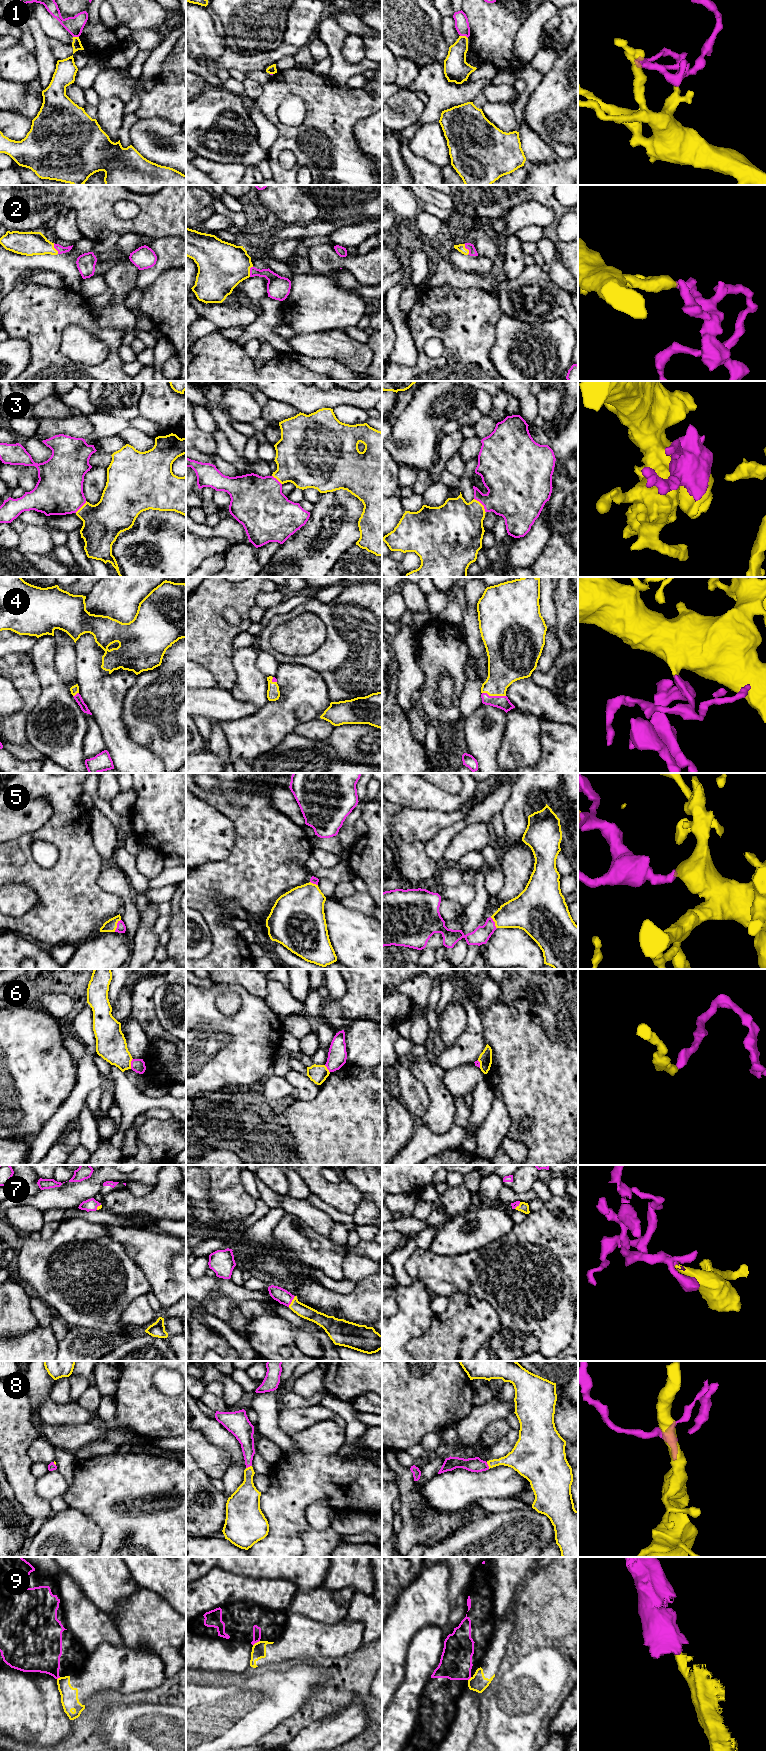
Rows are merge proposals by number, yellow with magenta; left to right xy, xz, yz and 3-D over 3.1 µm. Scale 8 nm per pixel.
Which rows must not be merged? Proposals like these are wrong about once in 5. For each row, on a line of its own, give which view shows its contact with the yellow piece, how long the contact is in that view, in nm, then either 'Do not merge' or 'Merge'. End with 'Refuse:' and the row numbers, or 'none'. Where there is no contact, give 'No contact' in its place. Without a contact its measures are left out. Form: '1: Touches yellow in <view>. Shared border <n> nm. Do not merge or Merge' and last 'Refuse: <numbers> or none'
1: Touches yellow in yz. Shared border 70 nm. Do not merge
2: Touches yellow in yz. Shared border 90 nm. Merge
3: Touches yellow in yz. Shared border 150 nm. Merge
4: Touches yellow in yz. Shared border 190 nm. Merge
5: Touches yellow in xy. Shared border 120 nm. Merge
6: Touches yellow in xy. Shared border 90 nm. Do not merge
7: Touches yellow in xz. Shared border 110 nm. Merge
8: Touches yellow in yz. Shared border 60 nm. Merge
9: Touches yellow in xz. Shared border 70 nm. Do not merge
Refuse: 1, 6, 9

